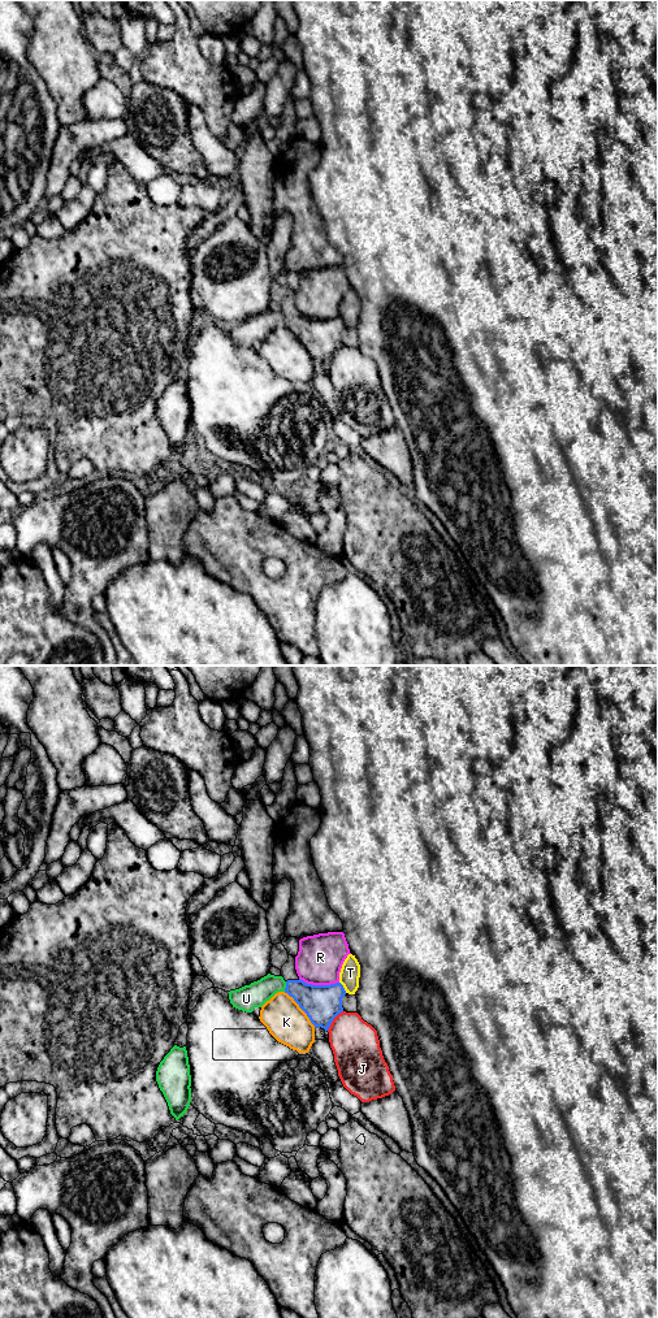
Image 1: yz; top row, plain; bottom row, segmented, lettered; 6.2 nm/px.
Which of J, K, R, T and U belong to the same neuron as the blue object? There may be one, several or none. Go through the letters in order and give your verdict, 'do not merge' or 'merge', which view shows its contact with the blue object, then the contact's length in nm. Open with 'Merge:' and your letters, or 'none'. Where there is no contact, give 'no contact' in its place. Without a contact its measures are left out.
Merge: U
J: do not merge; contact in yz; length 160 nm
K: do not merge; contact in yz; length 300 nm
R: do not merge; contact in yz; length 260 nm
T: do not merge; contact in yz; length 80 nm
U: merge; contact in yz; length 70 nm

